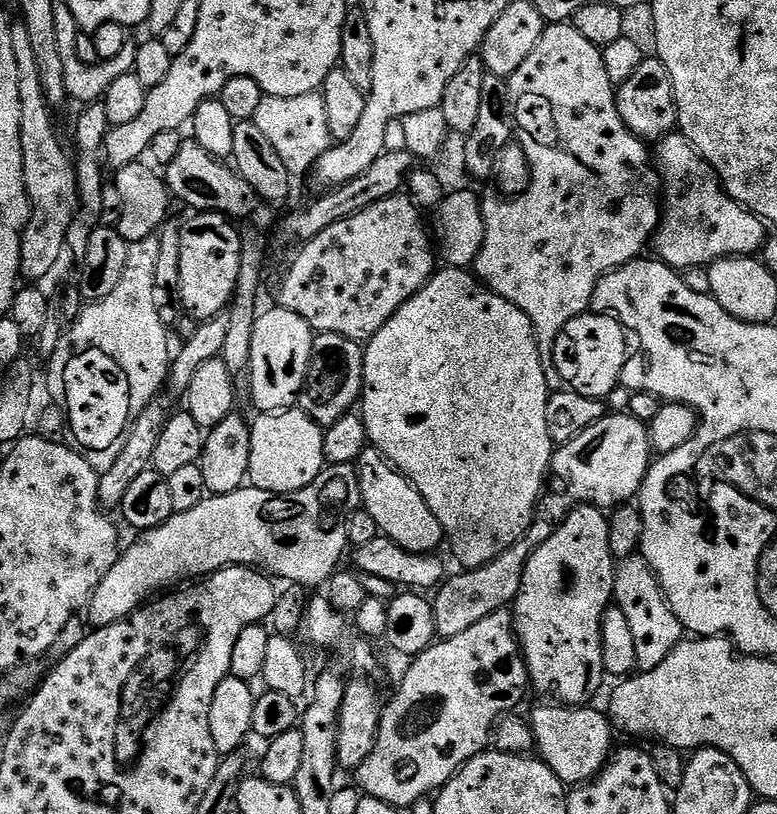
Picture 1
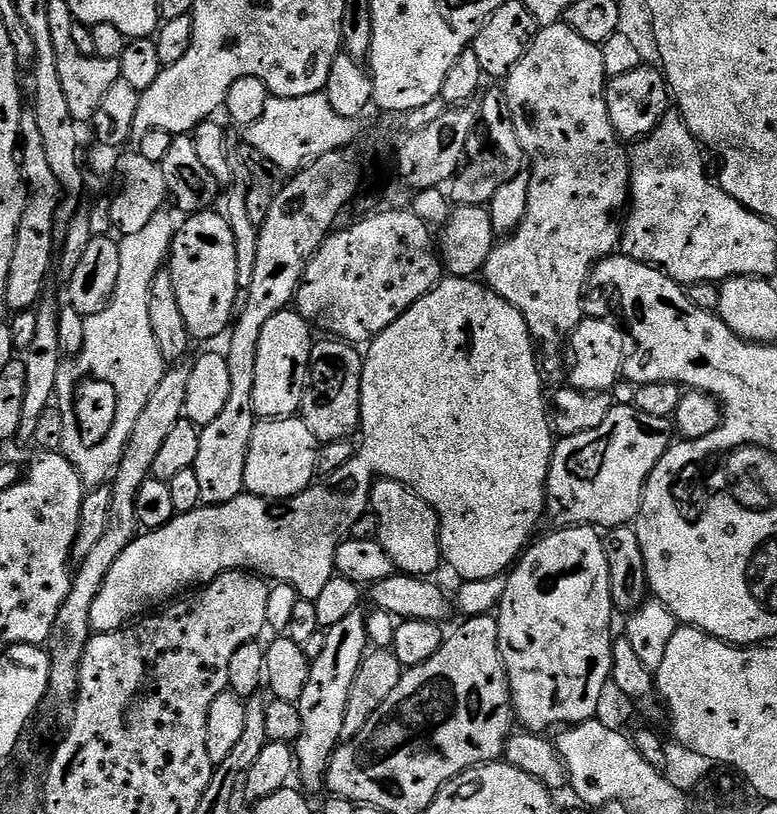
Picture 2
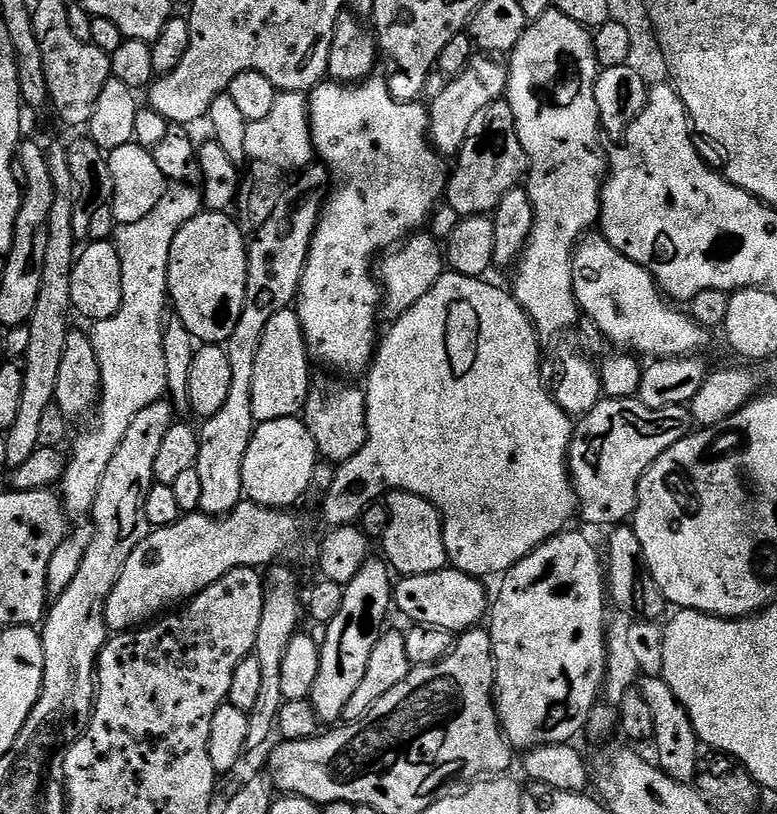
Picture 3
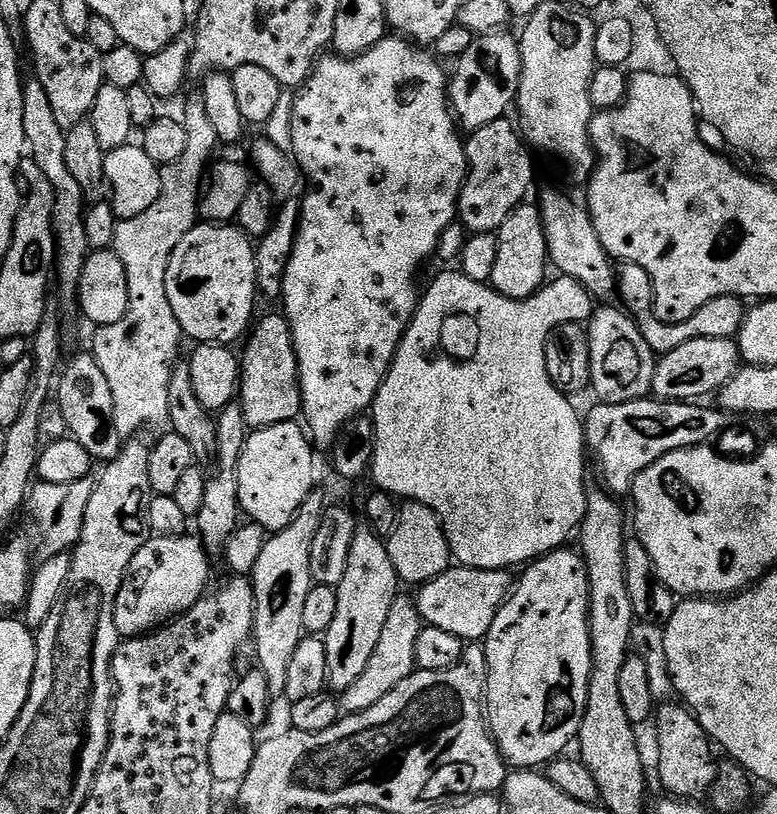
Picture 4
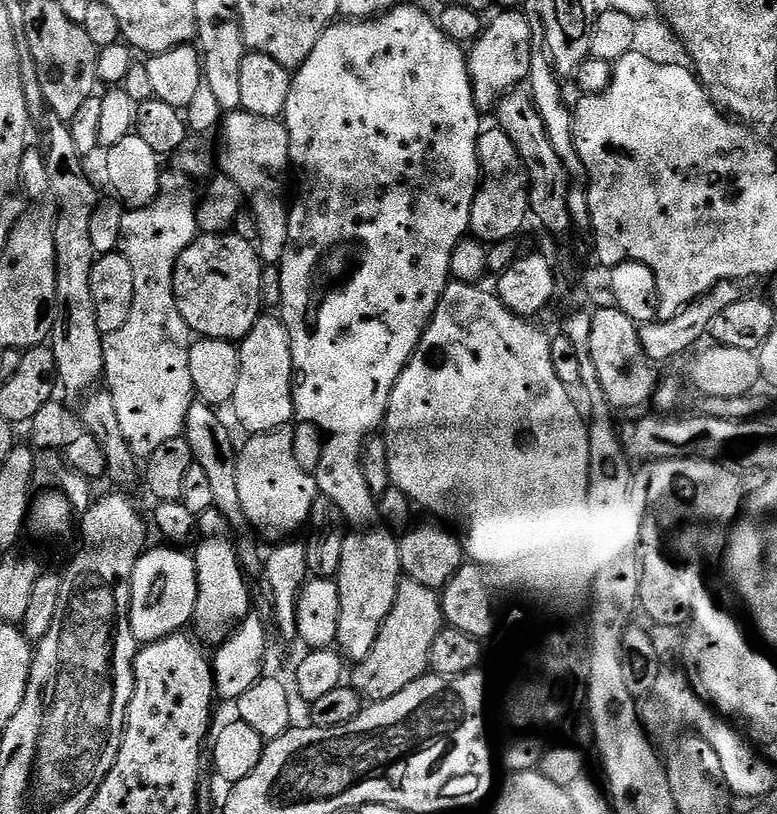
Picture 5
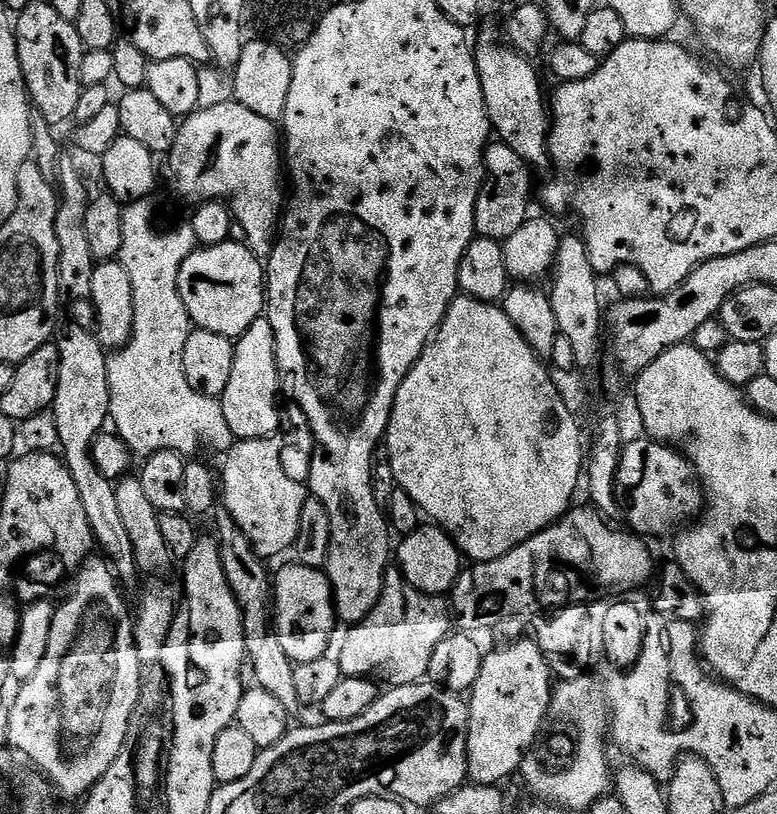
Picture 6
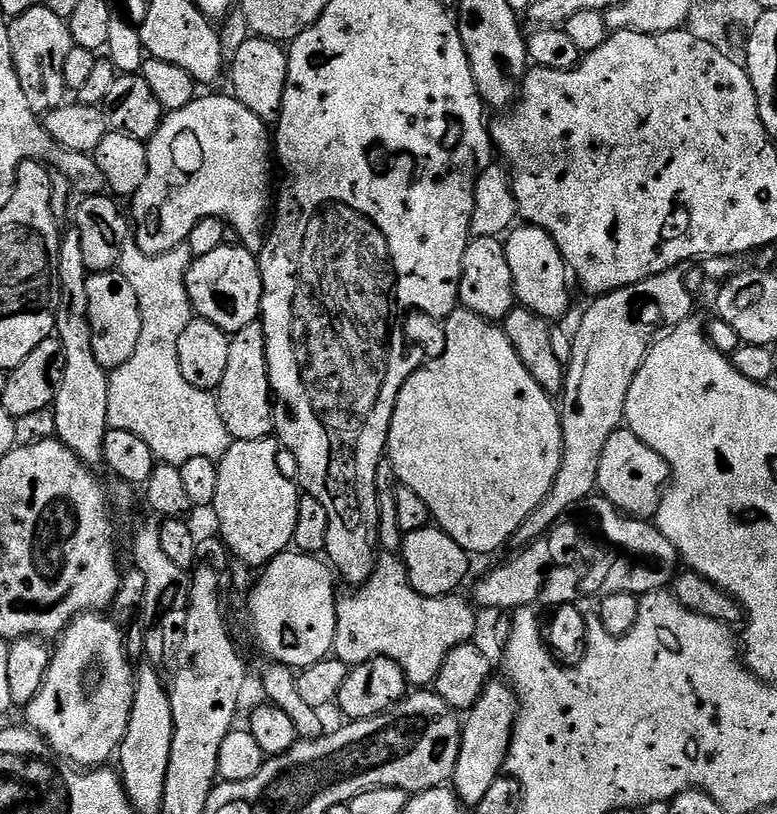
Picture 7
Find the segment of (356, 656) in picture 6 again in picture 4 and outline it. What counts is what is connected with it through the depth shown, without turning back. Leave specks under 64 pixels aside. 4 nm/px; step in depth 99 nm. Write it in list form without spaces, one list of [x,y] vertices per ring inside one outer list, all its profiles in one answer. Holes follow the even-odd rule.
[[[397,595],[390,606],[390,614],[386,618],[386,626],[382,626],[382,635],[378,638],[378,646],[374,646],[374,654],[370,662],[366,662],[366,670],[362,670],[362,678],[354,682],[345,692],[339,693],[338,703],[345,713],[357,714],[370,710],[386,694],[390,694],[407,676],[411,676],[416,668],[414,646],[418,646],[418,634],[422,627],[420,612],[416,609],[415,599]]]

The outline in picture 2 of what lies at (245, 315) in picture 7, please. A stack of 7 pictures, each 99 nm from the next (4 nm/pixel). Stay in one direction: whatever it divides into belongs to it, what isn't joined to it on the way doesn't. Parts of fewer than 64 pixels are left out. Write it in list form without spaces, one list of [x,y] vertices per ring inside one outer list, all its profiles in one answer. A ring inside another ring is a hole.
[[[216,210],[198,212],[185,220],[188,221],[184,225],[181,223],[172,237],[172,250],[166,261],[167,271],[174,278],[178,306],[182,310],[182,318],[186,318],[193,341],[223,337],[233,323],[242,292],[238,284],[234,234],[227,219]]]

